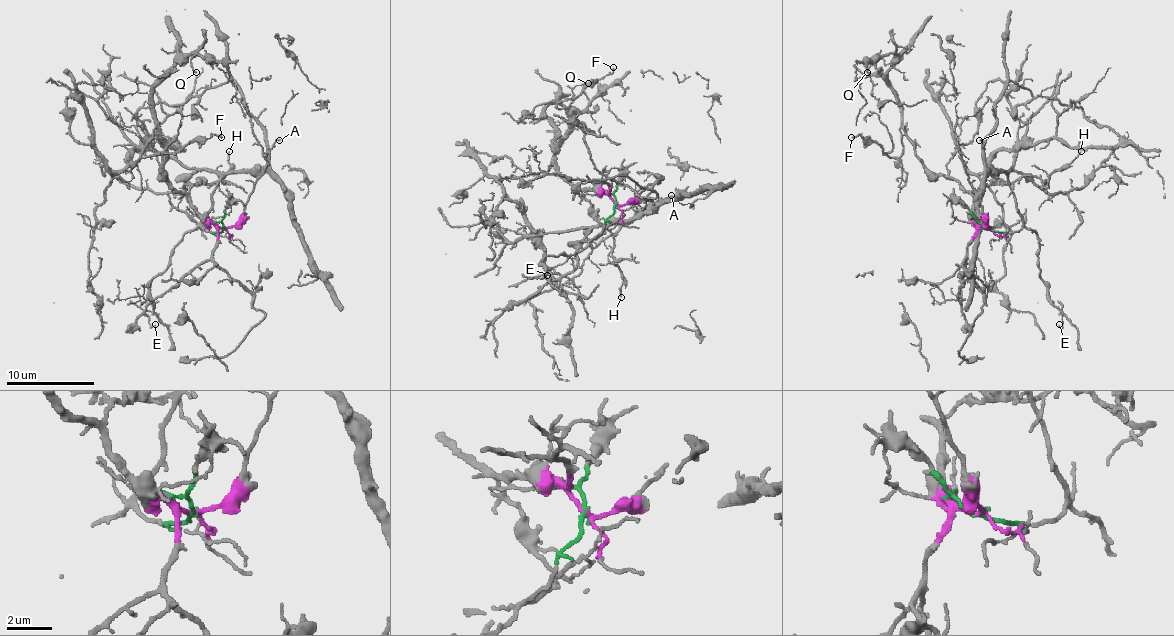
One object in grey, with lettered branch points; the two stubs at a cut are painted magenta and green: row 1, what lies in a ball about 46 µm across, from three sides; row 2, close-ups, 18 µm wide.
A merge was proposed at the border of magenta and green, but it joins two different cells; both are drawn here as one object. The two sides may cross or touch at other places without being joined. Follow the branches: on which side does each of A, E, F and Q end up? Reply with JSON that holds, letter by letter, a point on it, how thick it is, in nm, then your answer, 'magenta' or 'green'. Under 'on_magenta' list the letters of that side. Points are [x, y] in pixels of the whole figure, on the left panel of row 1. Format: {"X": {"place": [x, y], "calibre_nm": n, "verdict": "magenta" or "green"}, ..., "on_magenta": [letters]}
{"A": {"place": [279, 140], "calibre_nm": 110, "verdict": "green"}, "E": {"place": [155, 324], "calibre_nm": 120, "verdict": "green"}, "F": {"place": [221, 137], "calibre_nm": 130, "verdict": "magenta"}, "Q": {"place": [196, 72], "calibre_nm": 120, "verdict": "magenta"}, "on_magenta": ["F", "Q"]}

